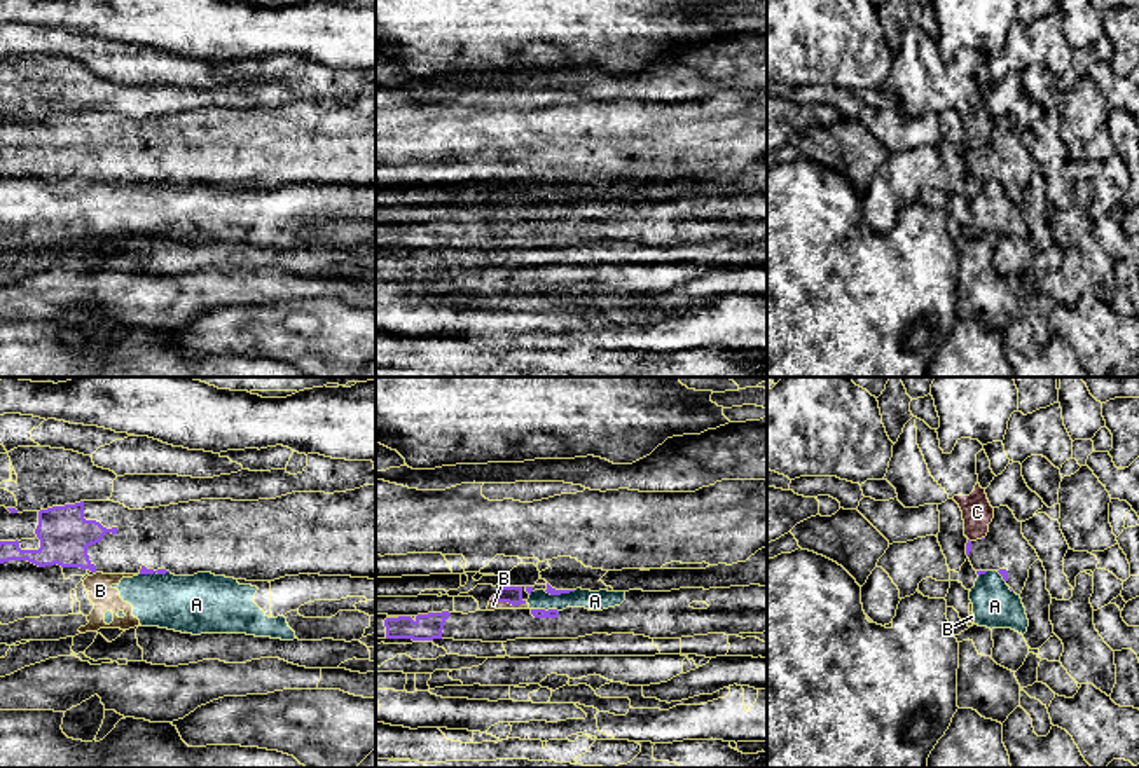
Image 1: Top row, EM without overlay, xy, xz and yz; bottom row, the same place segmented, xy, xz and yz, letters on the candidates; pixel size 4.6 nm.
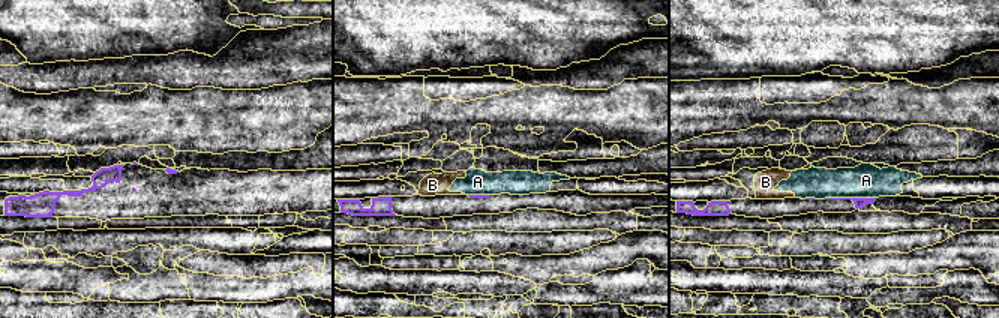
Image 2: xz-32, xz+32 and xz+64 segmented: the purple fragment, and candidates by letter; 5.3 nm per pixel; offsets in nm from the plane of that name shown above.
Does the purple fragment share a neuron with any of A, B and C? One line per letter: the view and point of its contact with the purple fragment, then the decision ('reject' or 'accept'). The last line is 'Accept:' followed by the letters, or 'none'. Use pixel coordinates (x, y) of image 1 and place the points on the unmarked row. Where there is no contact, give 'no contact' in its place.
A: meets purple in xz at (544, 219); reject
B: meets purple in xz at (509, 212); reject
C: no contact; reject
Accept: none

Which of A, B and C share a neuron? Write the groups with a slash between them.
A B / C

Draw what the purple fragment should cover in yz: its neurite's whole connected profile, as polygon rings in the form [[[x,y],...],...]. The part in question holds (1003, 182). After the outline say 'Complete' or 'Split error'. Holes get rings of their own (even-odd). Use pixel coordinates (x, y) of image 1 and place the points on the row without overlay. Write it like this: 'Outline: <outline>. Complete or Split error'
Outline: [[[1008,115],[994,117],[987,145],[968,148],[966,164],[978,185],[997,180],[1017,204],[1025,195],[1031,175],[1039,168],[1022,143],[1022,131]]]. Split error

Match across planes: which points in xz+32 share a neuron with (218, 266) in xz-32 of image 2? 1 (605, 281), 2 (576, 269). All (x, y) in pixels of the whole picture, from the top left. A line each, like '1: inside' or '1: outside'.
1: inside
2: outside

